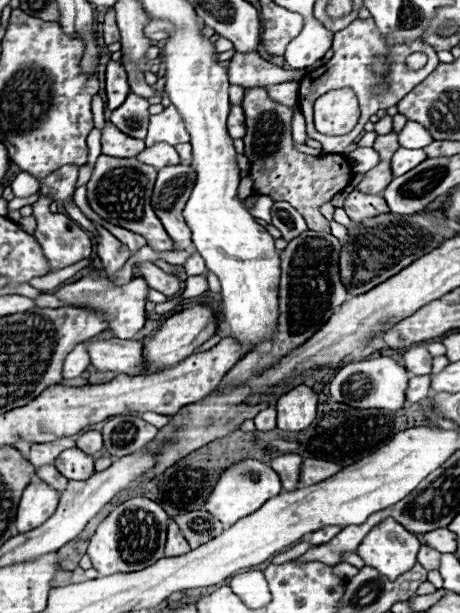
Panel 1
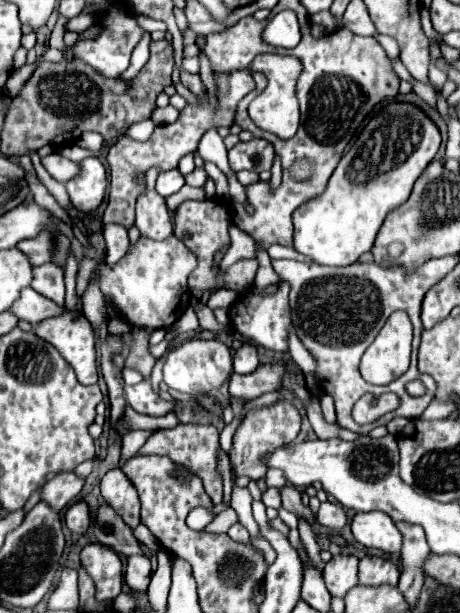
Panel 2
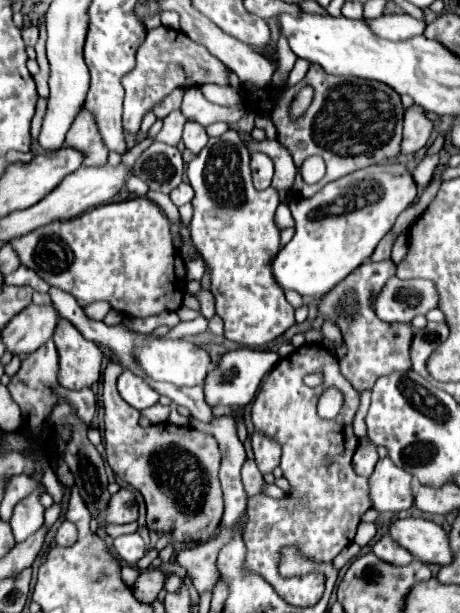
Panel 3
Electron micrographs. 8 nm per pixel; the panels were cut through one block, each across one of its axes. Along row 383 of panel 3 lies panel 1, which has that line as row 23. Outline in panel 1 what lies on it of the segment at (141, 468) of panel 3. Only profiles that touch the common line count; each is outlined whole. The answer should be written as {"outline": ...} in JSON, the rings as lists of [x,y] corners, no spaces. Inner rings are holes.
{"outline":[[[110,8],[104,16],[103,22],[103,36],[106,44],[114,44],[114,42],[120,42],[120,30],[116,26],[116,16],[114,16],[114,10]]]}

